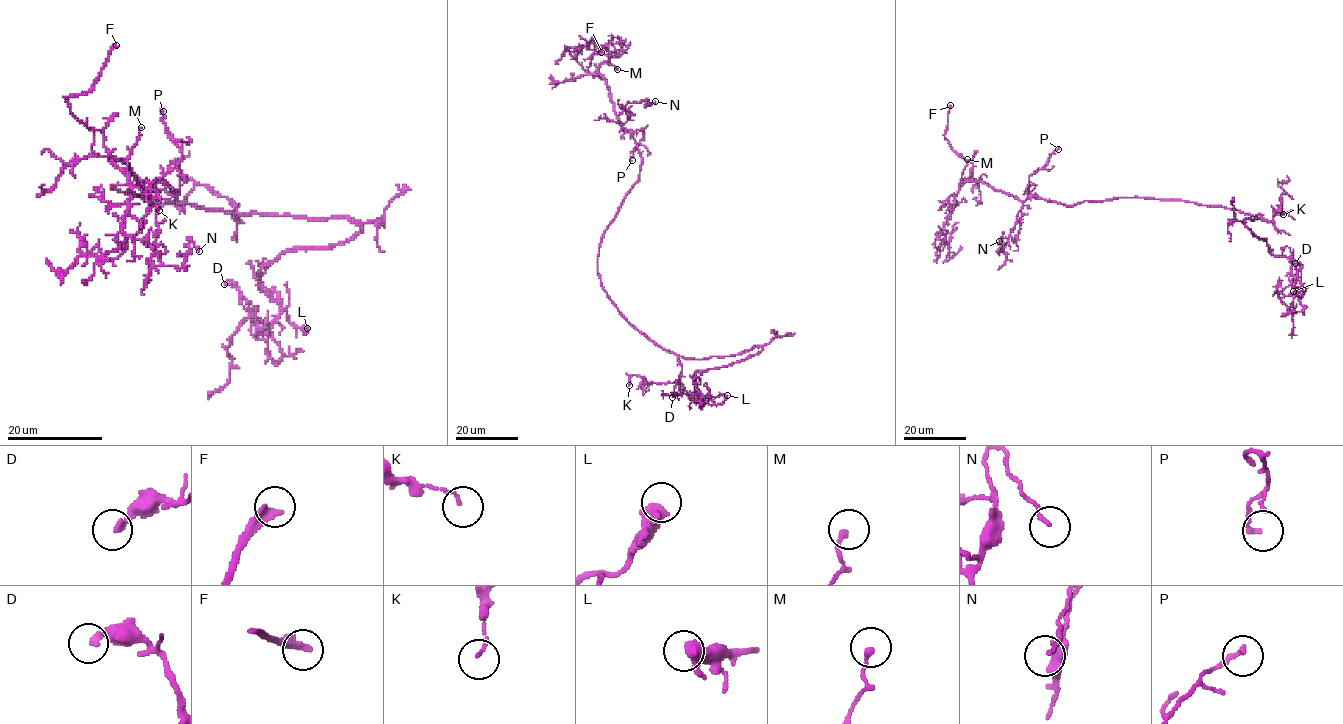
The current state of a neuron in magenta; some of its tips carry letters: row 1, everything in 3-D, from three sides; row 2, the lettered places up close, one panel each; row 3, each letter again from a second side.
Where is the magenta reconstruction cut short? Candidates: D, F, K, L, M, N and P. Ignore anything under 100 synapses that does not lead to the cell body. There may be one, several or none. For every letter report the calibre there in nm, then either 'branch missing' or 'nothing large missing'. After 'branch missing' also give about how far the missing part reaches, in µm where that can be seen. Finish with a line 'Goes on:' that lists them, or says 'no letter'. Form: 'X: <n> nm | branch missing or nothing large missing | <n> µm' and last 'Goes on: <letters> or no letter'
D: 240 nm | nothing large missing
F: 360 nm | branch missing | 4 µm
K: 100 nm | nothing large missing
L: 400 nm | nothing large missing
M: 200 nm | nothing large missing
N: 110 nm | nothing large missing
P: 180 nm | nothing large missing
Goes on: F

